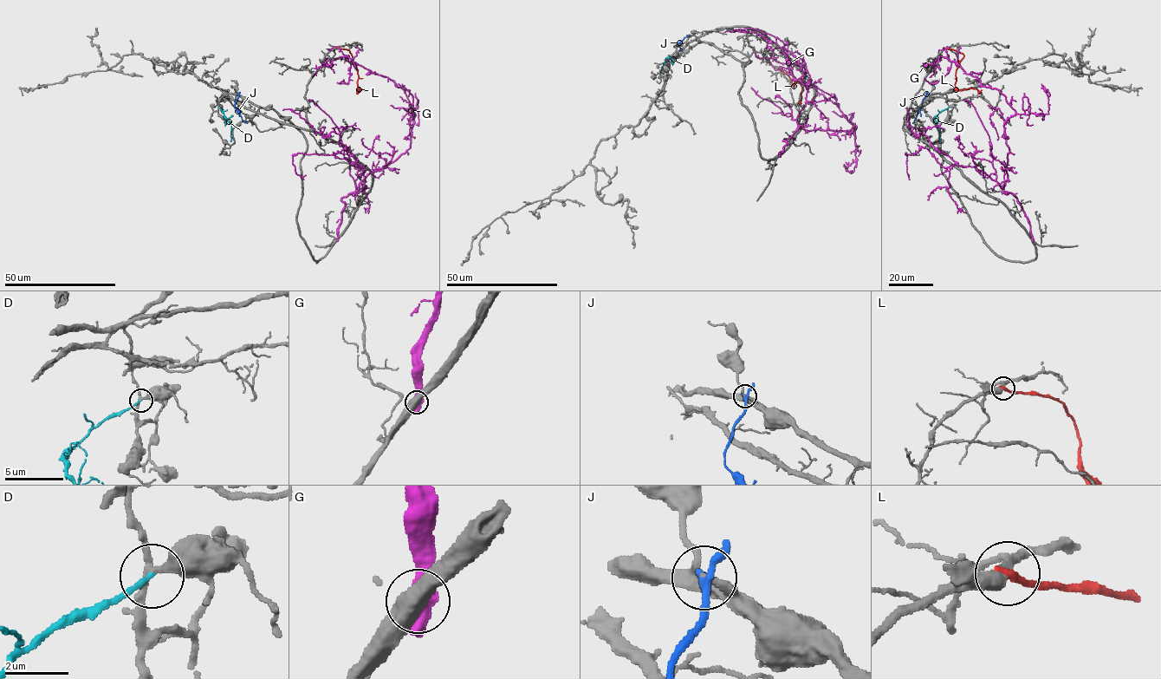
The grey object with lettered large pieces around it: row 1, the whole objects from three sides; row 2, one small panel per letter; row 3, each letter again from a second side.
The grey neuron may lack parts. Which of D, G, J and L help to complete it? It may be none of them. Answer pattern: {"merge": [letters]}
{"merge": []}

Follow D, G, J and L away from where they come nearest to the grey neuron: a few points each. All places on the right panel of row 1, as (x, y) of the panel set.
D: (948, 107), (934, 118), (940, 141)
G: (1033, 238), (1017, 199), (1003, 189), (1004, 122), (1015, 111), (998, 89), (945, 57), (934, 60), (930, 77)
J: (927, 94), (912, 123)
L: (946, 48), (963, 55), (956, 72), (955, 87), (957, 90), (982, 89)

